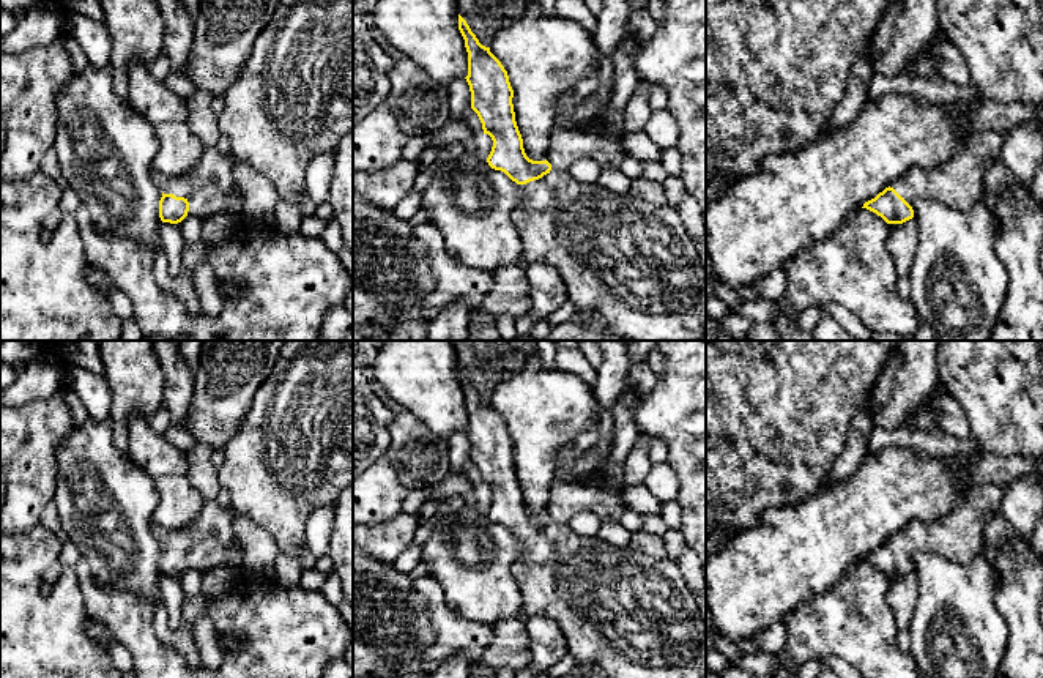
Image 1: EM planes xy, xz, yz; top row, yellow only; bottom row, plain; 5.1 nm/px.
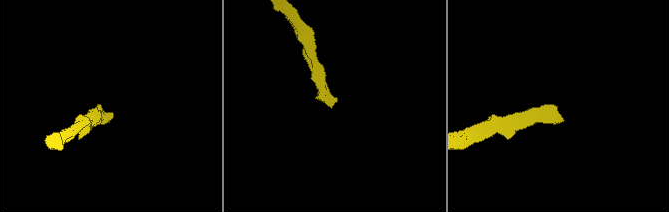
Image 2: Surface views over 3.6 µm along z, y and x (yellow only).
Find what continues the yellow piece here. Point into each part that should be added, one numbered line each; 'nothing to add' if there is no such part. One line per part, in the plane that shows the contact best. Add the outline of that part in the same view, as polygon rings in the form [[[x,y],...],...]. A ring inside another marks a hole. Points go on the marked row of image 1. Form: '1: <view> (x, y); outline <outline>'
1: xy (207, 186); outline [[[208,147],[189,173],[176,177],[154,173],[153,181],[161,192],[184,197],[189,202],[191,218],[205,221],[217,214],[235,214],[227,205],[227,196],[236,188],[235,162],[232,155]]]

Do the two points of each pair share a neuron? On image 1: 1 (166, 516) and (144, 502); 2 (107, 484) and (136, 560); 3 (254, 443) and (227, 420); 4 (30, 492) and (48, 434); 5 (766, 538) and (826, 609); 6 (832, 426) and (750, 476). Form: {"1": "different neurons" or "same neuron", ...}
{"1": "different neurons", "2": "same neuron", "3": "different neurons", "4": "same neuron", "5": "different neurons", "6": "same neuron"}

